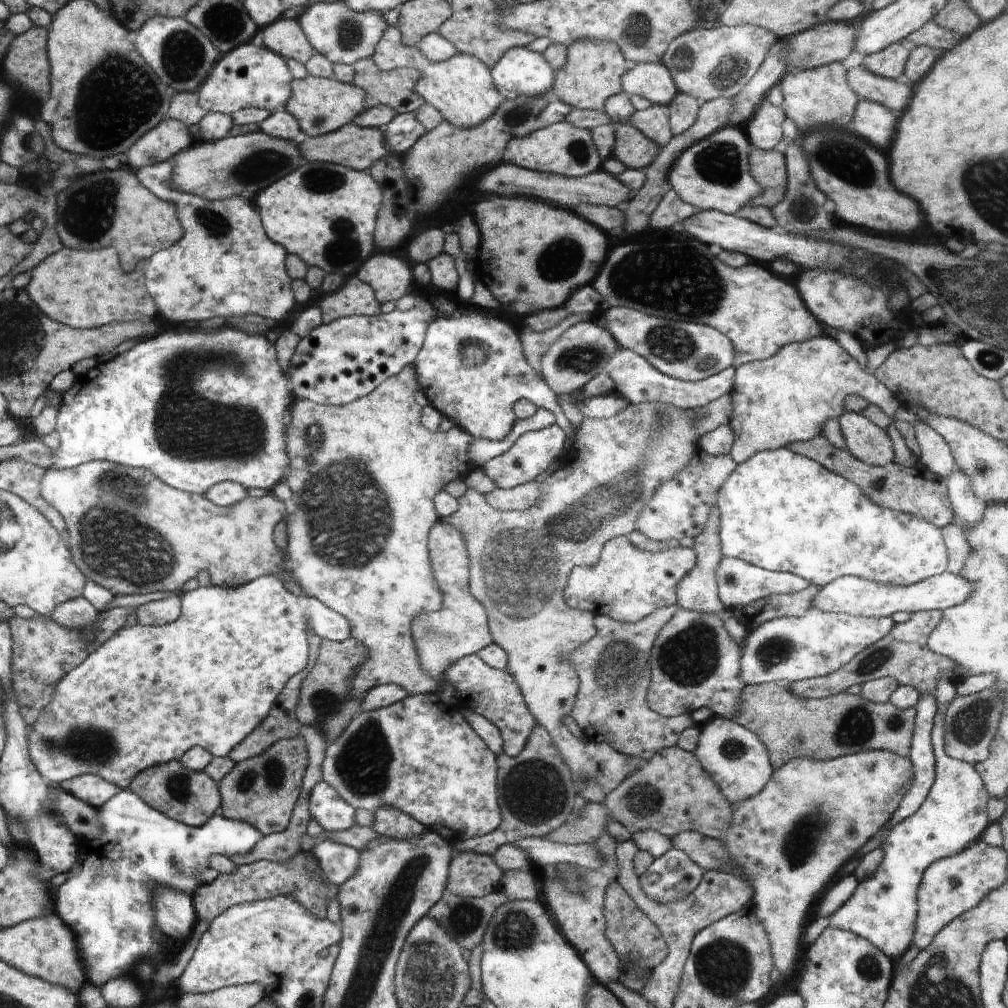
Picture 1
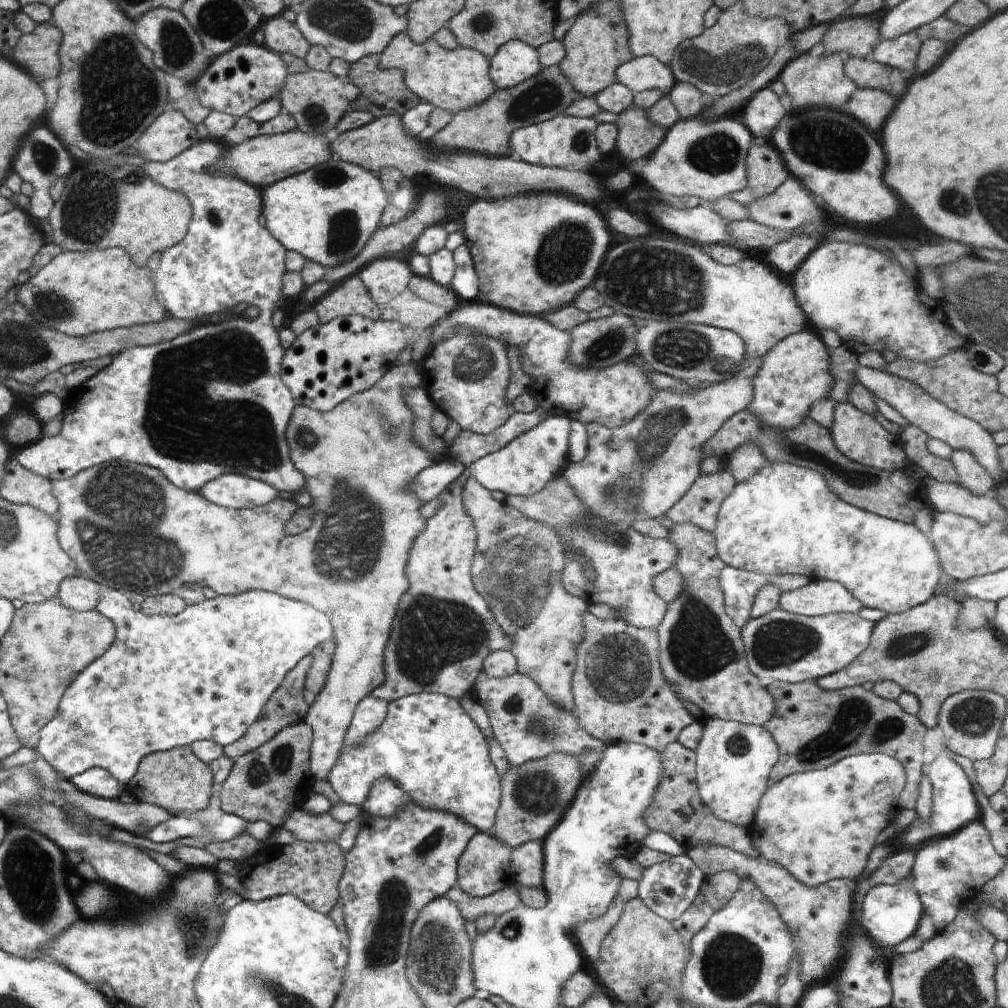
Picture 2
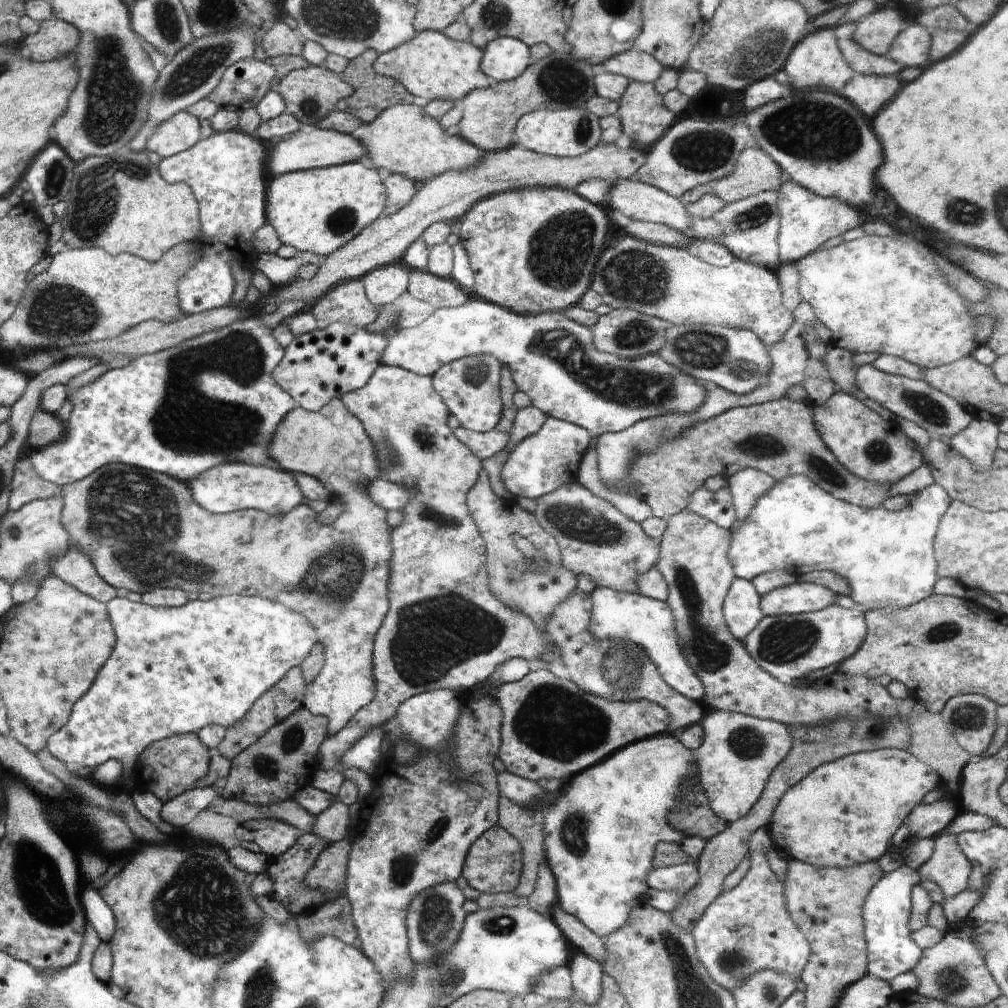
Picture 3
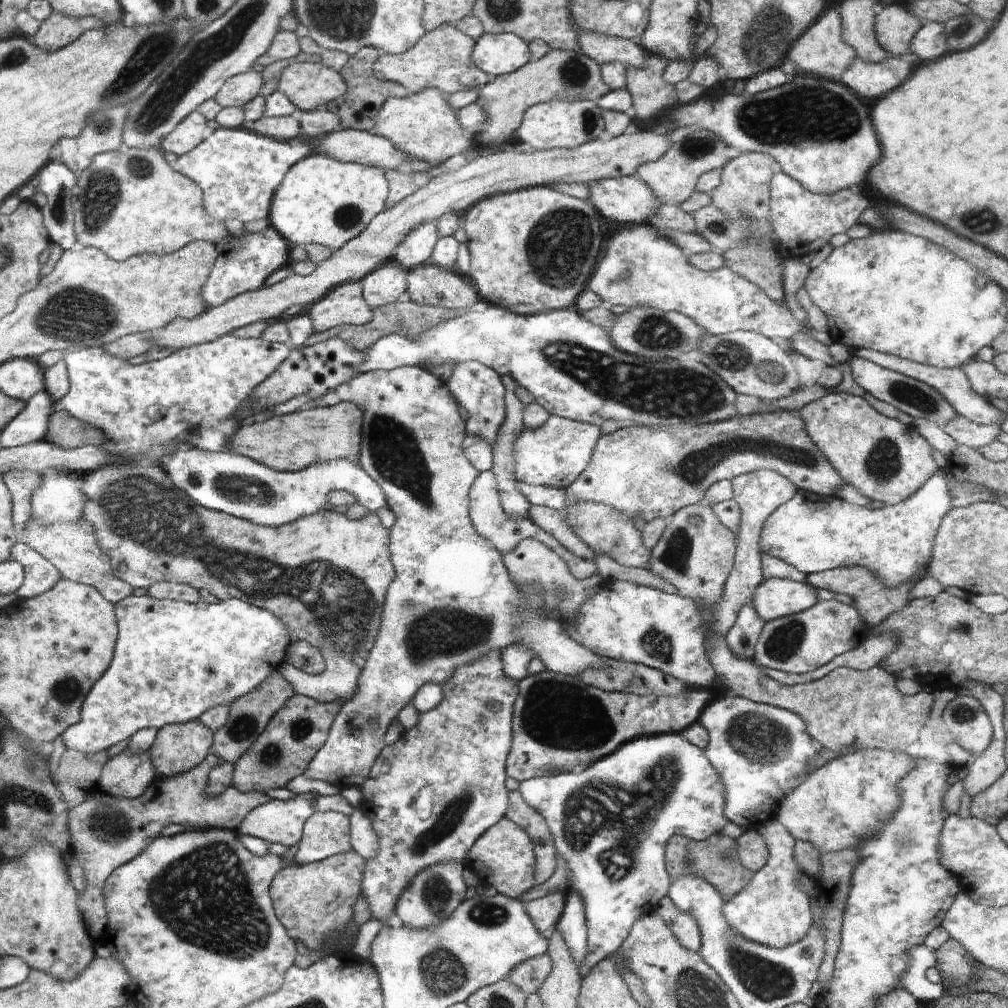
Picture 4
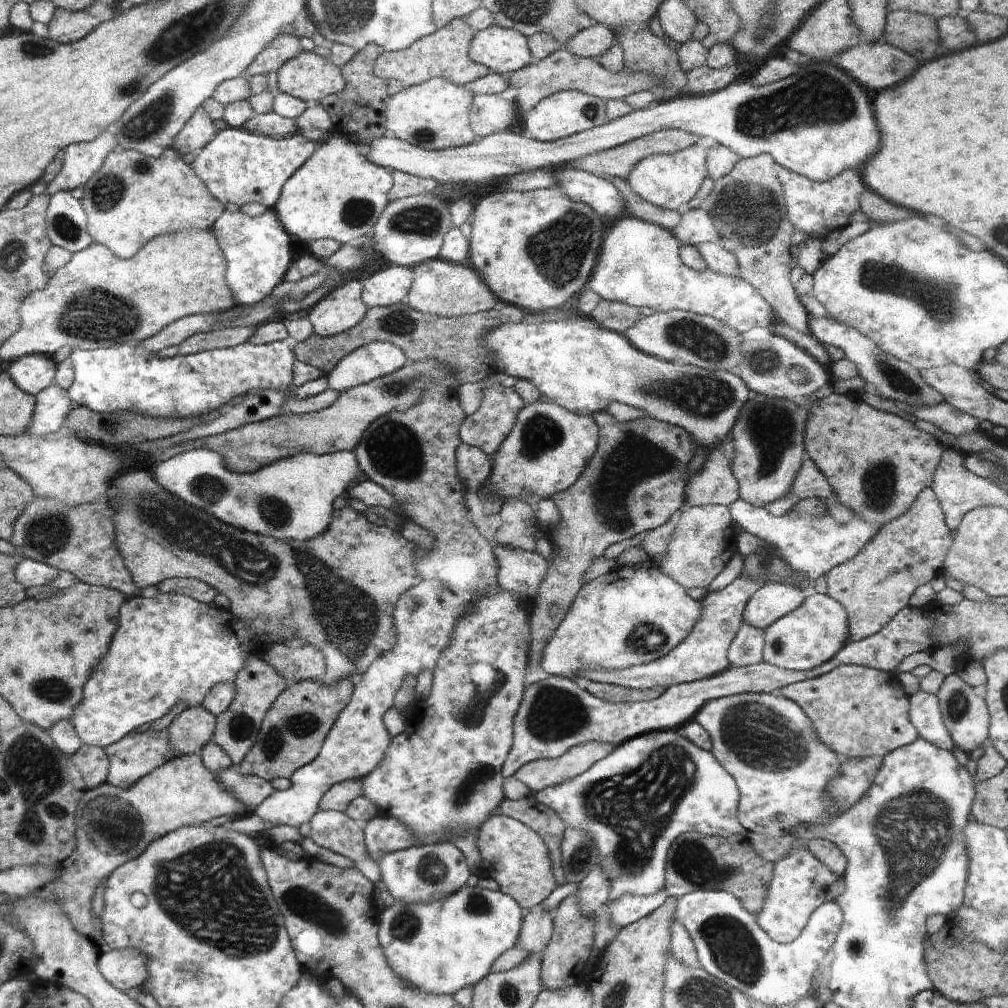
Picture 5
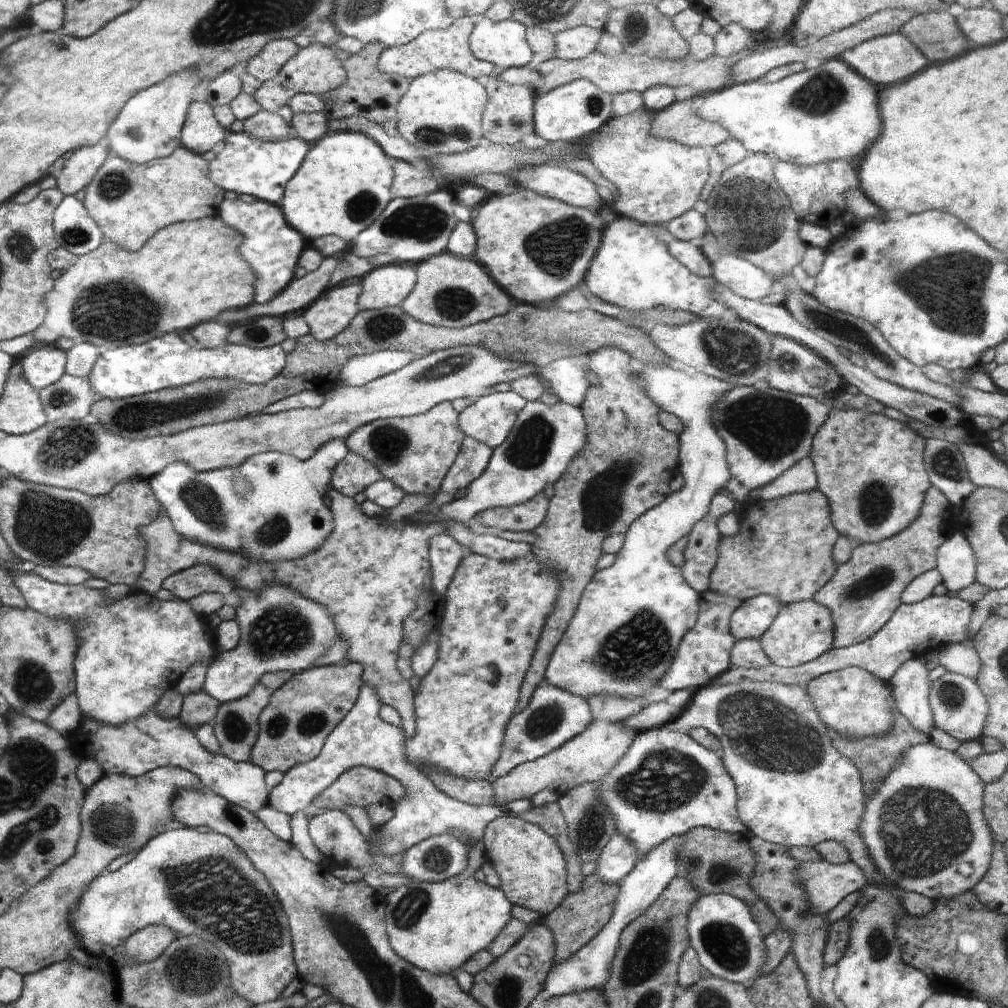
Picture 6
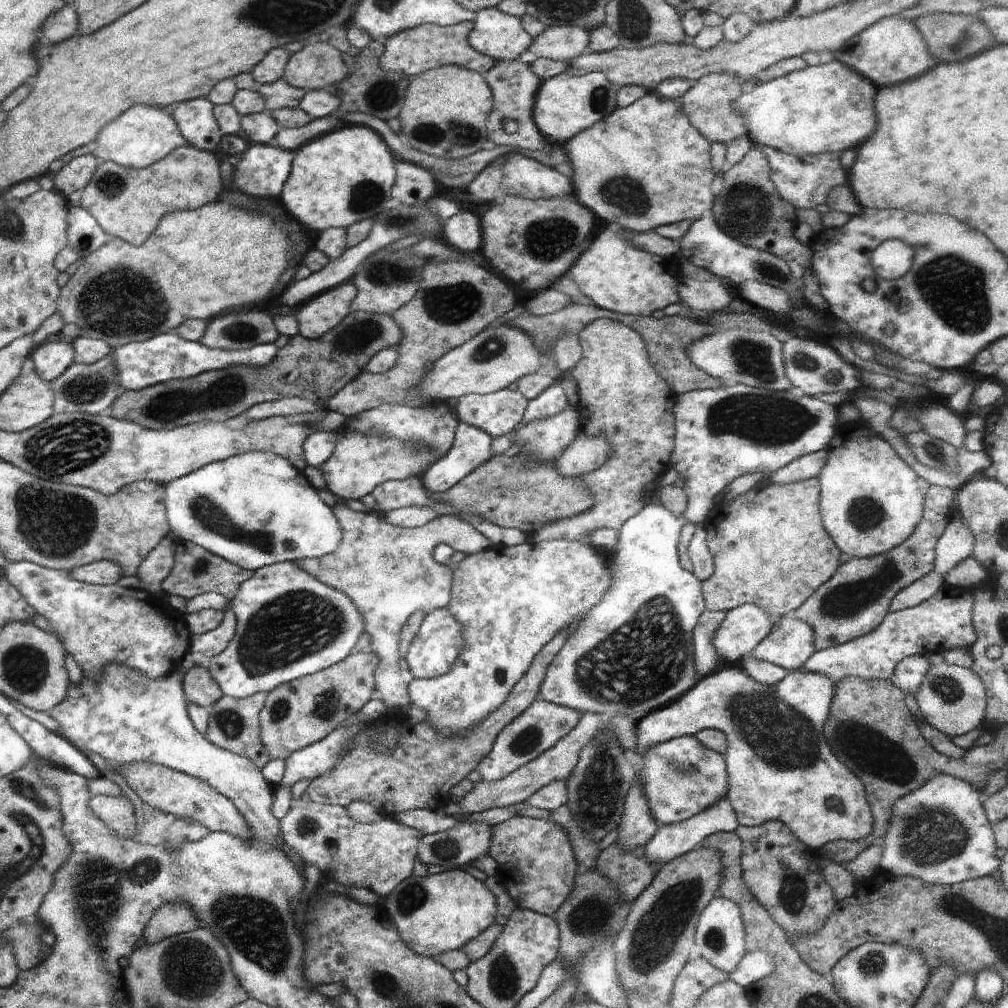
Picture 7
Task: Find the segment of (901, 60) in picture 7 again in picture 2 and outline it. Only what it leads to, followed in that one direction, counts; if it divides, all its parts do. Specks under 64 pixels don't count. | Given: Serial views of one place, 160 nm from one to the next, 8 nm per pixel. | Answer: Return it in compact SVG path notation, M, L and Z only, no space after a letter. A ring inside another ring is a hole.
M857 87L840 111L855 118L870 132L876 134L893 112L896 102L898 98L889 95L889 92Z

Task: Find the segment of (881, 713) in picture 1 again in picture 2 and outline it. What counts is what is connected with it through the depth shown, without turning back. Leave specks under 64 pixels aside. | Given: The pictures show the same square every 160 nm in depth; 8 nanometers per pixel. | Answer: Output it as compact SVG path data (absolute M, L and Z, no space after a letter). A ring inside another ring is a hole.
M805 680L799 683L780 683L778 681L766 686L766 690L774 697L777 709L775 715L762 727L770 731L779 748L779 757L769 774L767 788L774 786L779 780L792 773L823 769L840 759L860 753L882 753L893 756L905 768L907 783L902 789L900 804L902 808L915 808L923 763L923 738L925 726L918 720L917 715L908 714L899 707L897 701L880 698L873 689L866 690L860 686L844 687L836 692L823 689L815 680Z

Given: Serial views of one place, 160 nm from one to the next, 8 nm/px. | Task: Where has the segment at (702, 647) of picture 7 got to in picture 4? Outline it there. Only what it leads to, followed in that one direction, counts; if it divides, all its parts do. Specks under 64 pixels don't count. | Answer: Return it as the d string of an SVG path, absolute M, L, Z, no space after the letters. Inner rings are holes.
M403 366L395 368L391 371L368 371L362 372L356 378L348 383L342 383L341 386L334 388L328 392L322 399L317 400L316 407L331 407L340 404L341 401L358 405L364 414L364 422L362 423L361 432L364 440L361 441L360 460L357 462L386 492L388 506L396 516L395 523L390 528L390 560L395 568L395 577L392 584L388 586L388 596L386 596L386 612L382 614L382 626L379 628L377 640L374 643L372 651L369 653L368 662L365 663L365 668L360 676L360 690L356 694L356 698L350 699L348 703L341 705L340 714L336 716L336 721L333 723L332 730L329 731L328 742L322 746L317 752L316 758L309 764L304 775L306 778L317 781L324 781L334 785L338 790L346 787L359 787L370 776L373 764L380 758L382 750L384 750L385 736L388 730L396 720L396 716L413 696L426 683L433 682L439 685L450 680L454 676L454 672L468 663L476 663L484 655L490 651L495 653L503 653L503 650L514 643L524 643L535 654L537 659L540 659L546 669L555 673L562 673L566 676L580 678L580 674L586 669L600 669L603 666L603 658L595 655L591 650L584 648L578 644L563 628L562 623L556 619L546 619L539 617L532 609L523 605L523 600L517 586L514 584L509 575L506 565L503 563L503 556L496 550L496 547L486 540L476 529L473 524L473 519L470 516L470 500L469 492L472 490L477 476L480 474L478 468L470 462L463 448L464 436L468 436L464 432L464 420L458 414L458 403L453 398L453 393L446 390L446 382L443 382L433 373L419 366ZM773 470L750 471L731 480L734 496L741 510L741 521L737 532L737 549L732 570L726 579L723 595L717 607L713 610L713 625L711 630L720 637L732 628L736 622L739 610L747 600L753 598L757 586L764 582L762 573L762 552L759 550L759 538L764 521L785 502L788 502L798 490L794 484L779 472Z

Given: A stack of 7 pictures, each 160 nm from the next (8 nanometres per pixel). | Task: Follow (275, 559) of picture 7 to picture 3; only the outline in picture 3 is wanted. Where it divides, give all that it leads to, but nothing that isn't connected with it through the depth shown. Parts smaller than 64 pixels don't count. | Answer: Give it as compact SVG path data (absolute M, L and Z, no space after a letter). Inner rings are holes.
M238 461L220 463L210 470L202 471L188 485L194 500L202 504L202 508L210 508L210 512L234 512L252 508L270 514L286 514L300 506L304 497L294 473ZM380 476L370 482L368 494L376 504L386 510L400 511L412 500L412 493L405 485L398 485Z

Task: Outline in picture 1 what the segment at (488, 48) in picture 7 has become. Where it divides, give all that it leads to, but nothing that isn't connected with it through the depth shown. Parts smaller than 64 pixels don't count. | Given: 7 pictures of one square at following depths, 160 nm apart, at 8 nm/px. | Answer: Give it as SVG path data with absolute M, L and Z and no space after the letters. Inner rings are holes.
M524 45L506 49L490 70L498 94L506 99L520 95L541 95L541 92L550 90L553 81L553 68L546 62L544 55Z

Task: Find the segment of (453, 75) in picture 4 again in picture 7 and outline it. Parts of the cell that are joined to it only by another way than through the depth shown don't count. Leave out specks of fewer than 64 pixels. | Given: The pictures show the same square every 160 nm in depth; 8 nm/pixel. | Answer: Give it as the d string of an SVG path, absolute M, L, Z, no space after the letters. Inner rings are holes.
M472 21L462 22L456 26L446 26L446 28L436 26L434 23L422 23L418 28L412 28L410 32L398 32L398 36L389 36L383 40L385 49L383 56L379 58L379 65L385 71L402 72L406 76L418 76L430 68L440 68L444 64L464 66L471 71L484 74L497 61L470 46L468 35L473 28Z

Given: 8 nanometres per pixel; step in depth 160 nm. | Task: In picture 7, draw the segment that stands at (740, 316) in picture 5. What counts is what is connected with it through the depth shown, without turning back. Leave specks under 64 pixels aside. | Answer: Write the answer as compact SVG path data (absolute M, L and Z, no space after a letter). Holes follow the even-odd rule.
M604 228L593 243L578 257L576 264L572 266L568 274L579 286L581 294L590 298L600 308L641 317L649 317L655 310L662 310L670 304L681 302L677 286L680 284L682 275L671 265L670 259L642 252L639 248L630 246L623 234L622 230L618 230L616 234L614 230Z

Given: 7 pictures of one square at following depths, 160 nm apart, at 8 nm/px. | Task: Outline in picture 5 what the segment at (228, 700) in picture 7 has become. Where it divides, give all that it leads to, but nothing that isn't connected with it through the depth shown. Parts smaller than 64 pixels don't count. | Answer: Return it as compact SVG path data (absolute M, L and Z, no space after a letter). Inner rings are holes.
M250 654L242 671L233 680L237 688L236 698L228 710L221 712L217 717L216 732L213 742L219 744L230 757L231 764L238 767L248 751L254 746L260 725L270 705L281 696L281 692L289 685L278 674L274 667L266 664L261 658Z

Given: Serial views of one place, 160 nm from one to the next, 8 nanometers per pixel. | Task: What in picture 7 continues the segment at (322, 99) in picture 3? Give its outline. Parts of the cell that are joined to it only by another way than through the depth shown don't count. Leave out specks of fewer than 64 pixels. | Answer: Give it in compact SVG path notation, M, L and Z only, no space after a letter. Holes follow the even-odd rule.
M312 41L289 56L284 80L293 87L305 90L325 89L340 83L348 74L340 51L330 43Z

